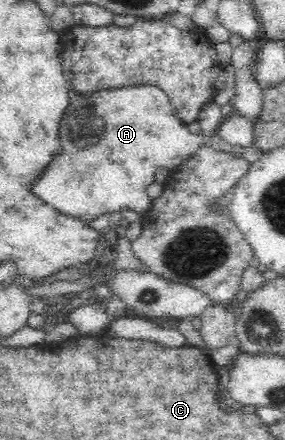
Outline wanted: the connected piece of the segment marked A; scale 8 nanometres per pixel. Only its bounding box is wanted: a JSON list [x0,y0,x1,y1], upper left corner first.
[32,84,206,221]

